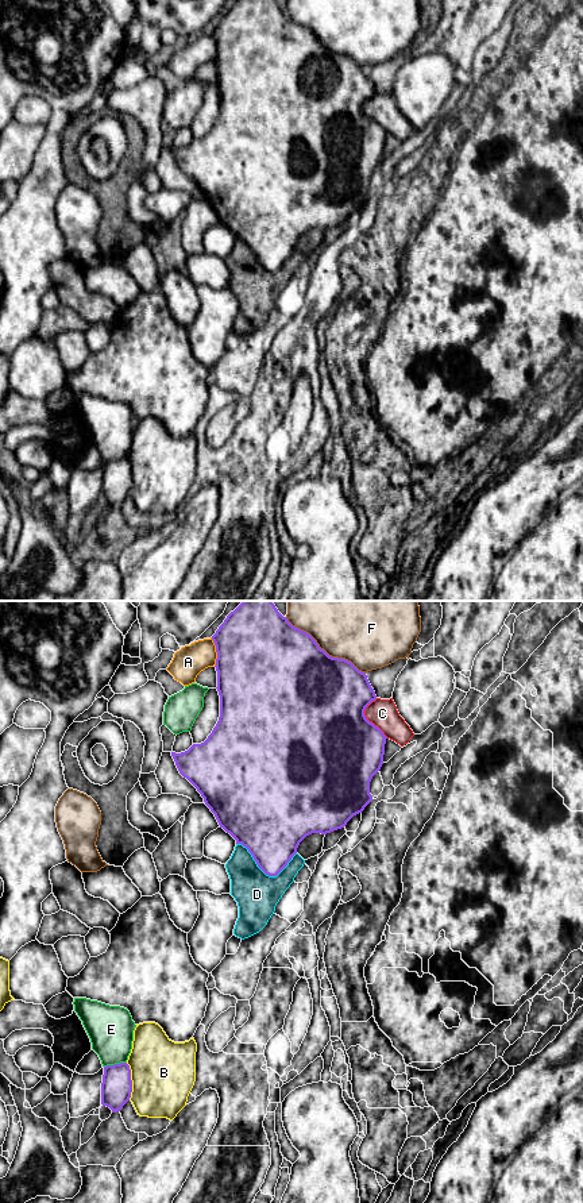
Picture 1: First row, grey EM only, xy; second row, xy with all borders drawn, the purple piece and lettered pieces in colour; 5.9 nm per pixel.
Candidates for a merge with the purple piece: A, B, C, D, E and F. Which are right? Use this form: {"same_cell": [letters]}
{"same_cell": []}

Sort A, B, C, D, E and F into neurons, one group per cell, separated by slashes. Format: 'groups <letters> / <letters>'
groups A / B / C / D / E / F

